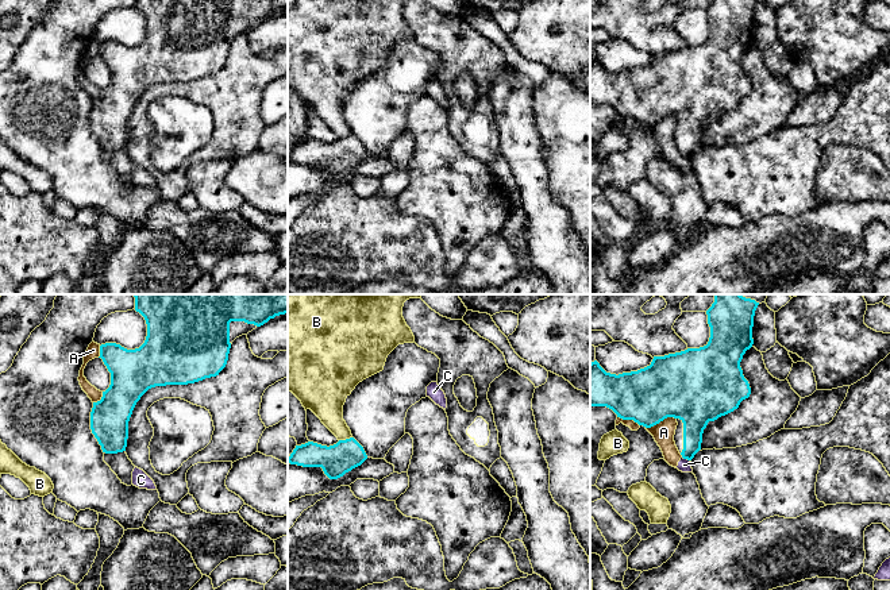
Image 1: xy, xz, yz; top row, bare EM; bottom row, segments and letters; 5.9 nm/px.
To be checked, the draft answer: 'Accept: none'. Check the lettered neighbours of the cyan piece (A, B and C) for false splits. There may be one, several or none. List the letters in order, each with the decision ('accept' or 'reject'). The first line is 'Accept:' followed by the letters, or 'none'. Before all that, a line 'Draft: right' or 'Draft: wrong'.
Draft: right
Accept: none
A: reject
B: reject
C: reject

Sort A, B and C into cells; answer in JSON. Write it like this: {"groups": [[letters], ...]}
{"groups": [["A", "C"], ["B"]]}

